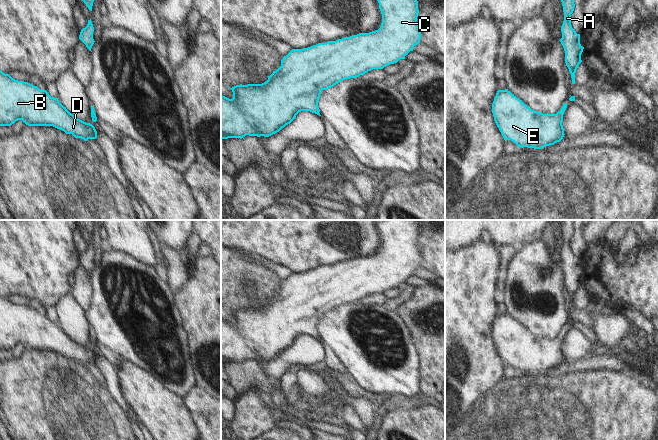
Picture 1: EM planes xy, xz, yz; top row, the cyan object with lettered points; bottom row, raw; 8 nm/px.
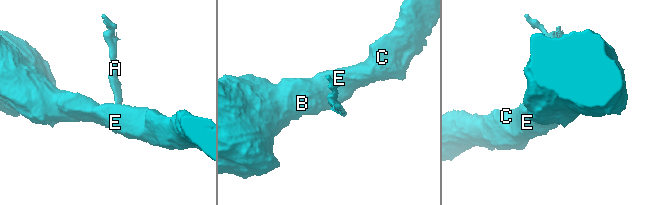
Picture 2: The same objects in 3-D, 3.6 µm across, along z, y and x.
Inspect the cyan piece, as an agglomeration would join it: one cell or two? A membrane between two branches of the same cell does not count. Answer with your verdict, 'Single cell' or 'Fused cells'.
Single cell

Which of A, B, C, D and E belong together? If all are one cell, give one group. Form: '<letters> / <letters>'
A B C D E

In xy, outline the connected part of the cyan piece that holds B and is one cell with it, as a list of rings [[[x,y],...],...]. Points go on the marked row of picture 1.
[[[0,70],[0,126],[11,126],[18,120],[28,126],[53,126],[84,141],[97,138],[95,127],[76,118],[58,98],[51,97],[46,90],[40,90],[28,82],[15,80]]]

